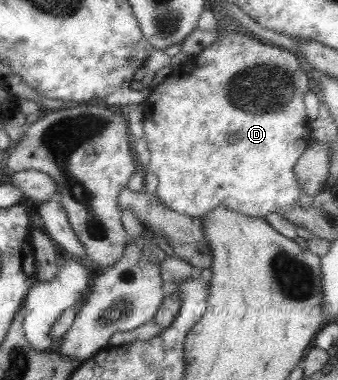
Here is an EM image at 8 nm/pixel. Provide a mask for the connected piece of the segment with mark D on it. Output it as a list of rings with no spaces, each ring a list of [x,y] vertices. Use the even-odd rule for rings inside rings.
[[[215,30],[216,40],[203,48],[200,53],[189,57],[189,70],[179,72],[179,80],[185,82],[183,86],[167,86],[168,77],[165,76],[163,82],[150,85],[143,102],[142,132],[143,139],[146,140],[149,161],[145,168],[157,178],[155,188],[157,200],[160,200],[165,208],[175,211],[177,214],[200,217],[209,213],[215,207],[227,207],[227,209],[255,218],[263,218],[269,212],[281,213],[289,210],[293,206],[304,204],[305,193],[301,191],[297,177],[293,173],[293,166],[297,162],[299,155],[303,152],[310,138],[308,123],[303,106],[303,95],[311,88],[311,75],[308,69],[301,63],[301,59],[279,47],[268,42],[251,39],[245,35],[237,34],[233,30]]]

